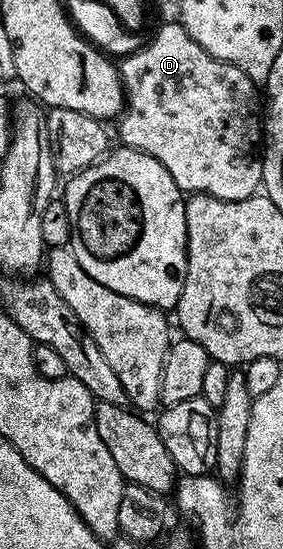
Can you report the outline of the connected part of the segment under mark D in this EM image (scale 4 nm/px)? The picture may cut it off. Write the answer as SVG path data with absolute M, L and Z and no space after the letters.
M181 22L162 23L159 31L155 33L154 40L147 47L139 46L137 49L125 56L120 63L120 74L122 76L122 90L126 92L126 102L122 109L122 114L116 120L118 126L118 135L123 144L137 151L148 153L172 173L172 181L176 181L178 188L184 193L193 193L195 195L211 195L224 201L240 201L255 194L262 187L262 156L264 154L264 123L260 116L263 114L264 107L260 102L260 87L236 65L220 61L212 57L206 50L200 46L194 38L182 28Z

